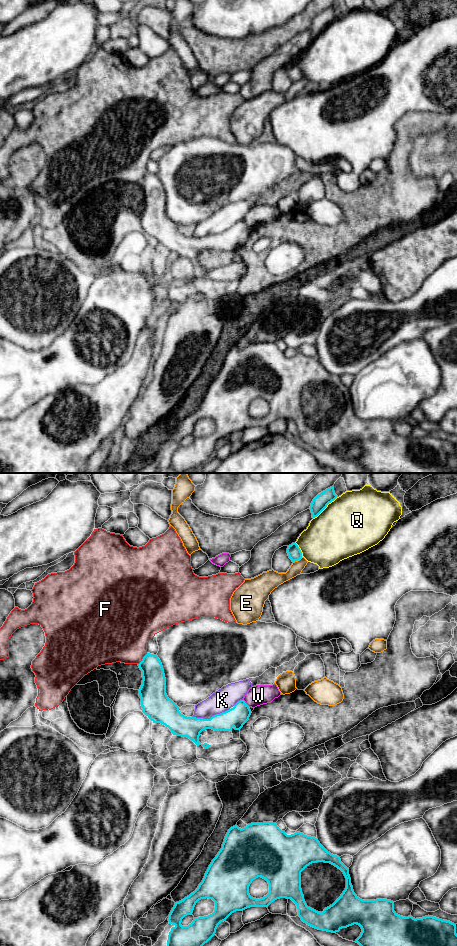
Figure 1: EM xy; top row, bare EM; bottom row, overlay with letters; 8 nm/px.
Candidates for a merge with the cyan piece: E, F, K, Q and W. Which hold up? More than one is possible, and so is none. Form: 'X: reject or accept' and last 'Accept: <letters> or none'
E: reject
F: reject
K: reject
Q: reject
W: reject
Accept: none

